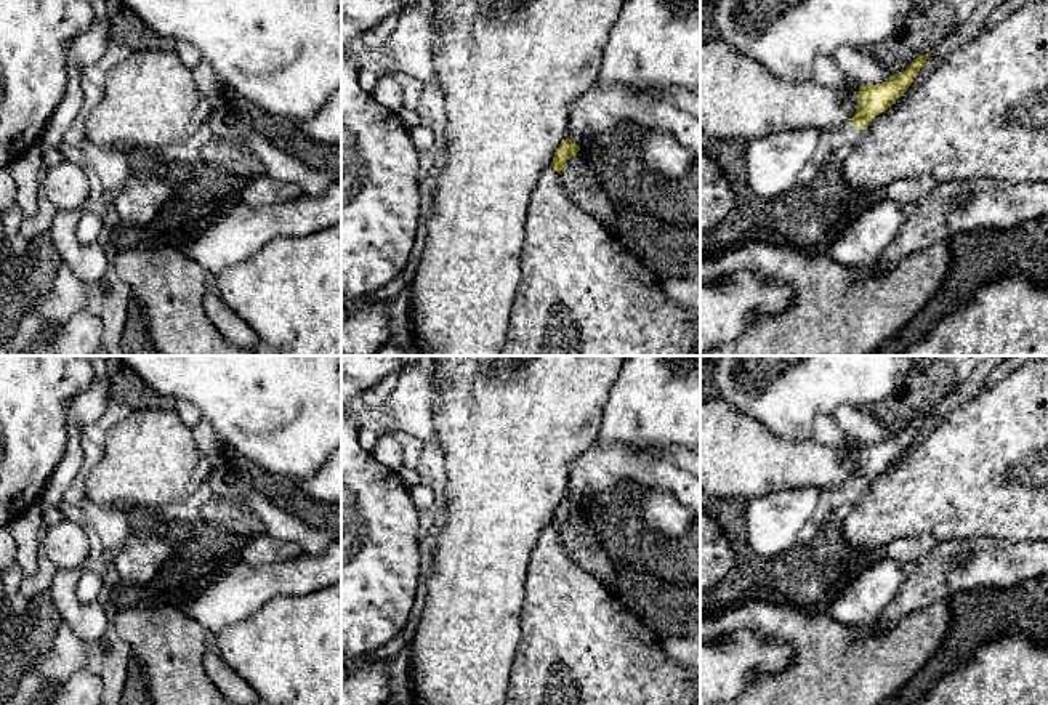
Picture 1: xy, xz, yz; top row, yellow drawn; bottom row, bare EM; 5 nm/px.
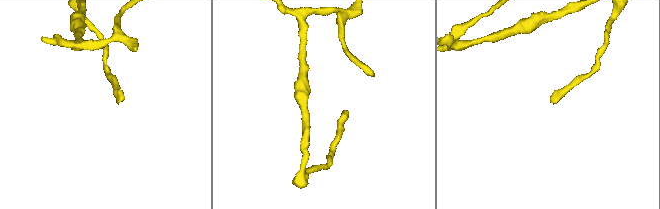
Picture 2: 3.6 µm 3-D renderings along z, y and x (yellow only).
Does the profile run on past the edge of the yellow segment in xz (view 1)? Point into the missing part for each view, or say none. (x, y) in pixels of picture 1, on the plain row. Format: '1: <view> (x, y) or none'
1: none

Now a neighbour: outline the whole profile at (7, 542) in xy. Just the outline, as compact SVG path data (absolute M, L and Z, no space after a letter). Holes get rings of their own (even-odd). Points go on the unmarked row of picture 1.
M8 526L0 527L0 572L5 570L14 562L16 542L10 532Z

